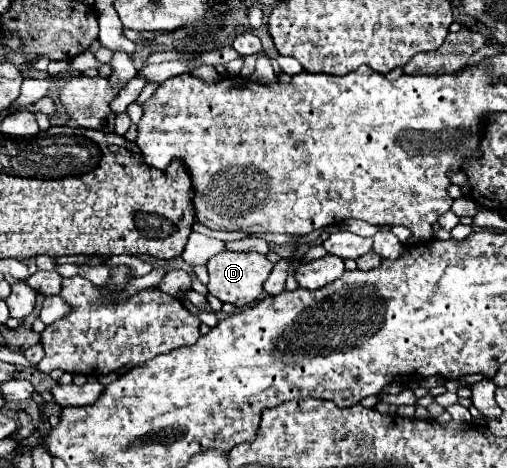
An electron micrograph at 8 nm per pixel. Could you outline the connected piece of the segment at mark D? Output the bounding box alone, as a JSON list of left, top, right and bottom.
[208,251,274,307]

